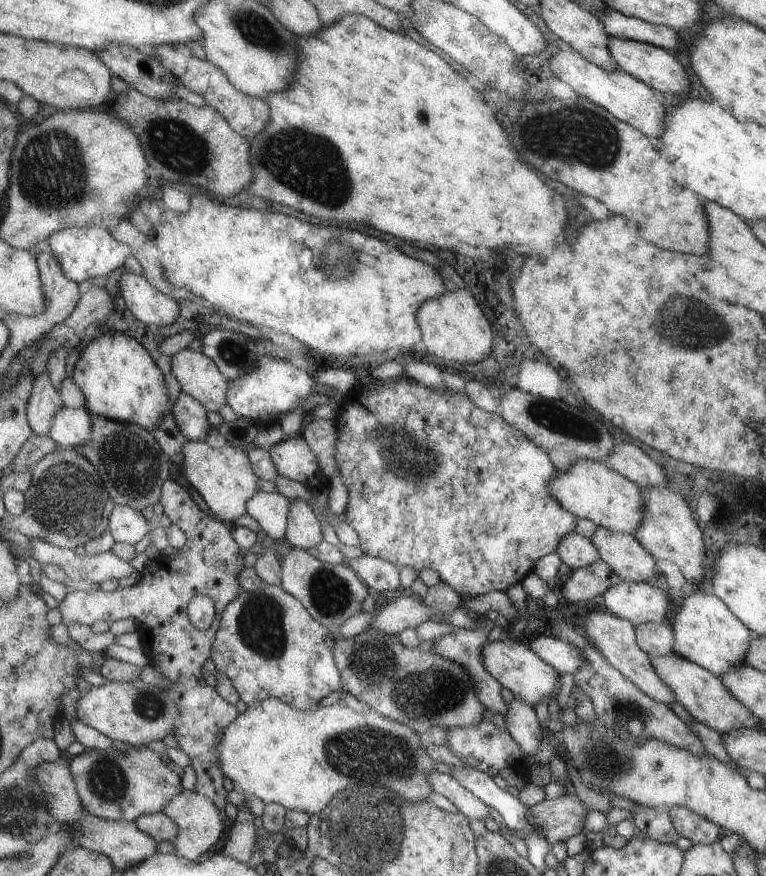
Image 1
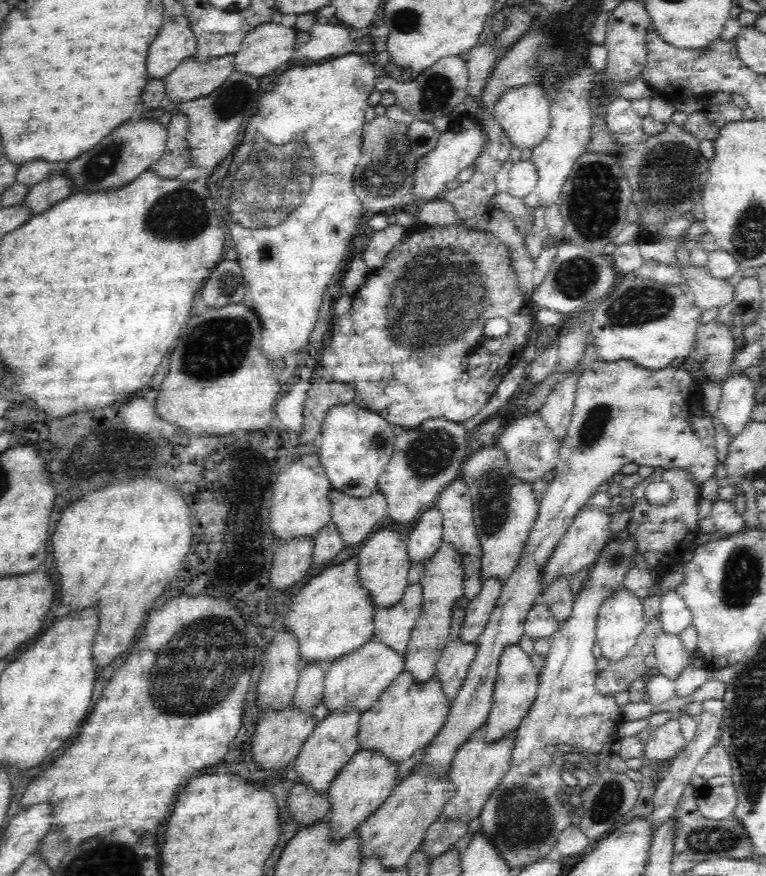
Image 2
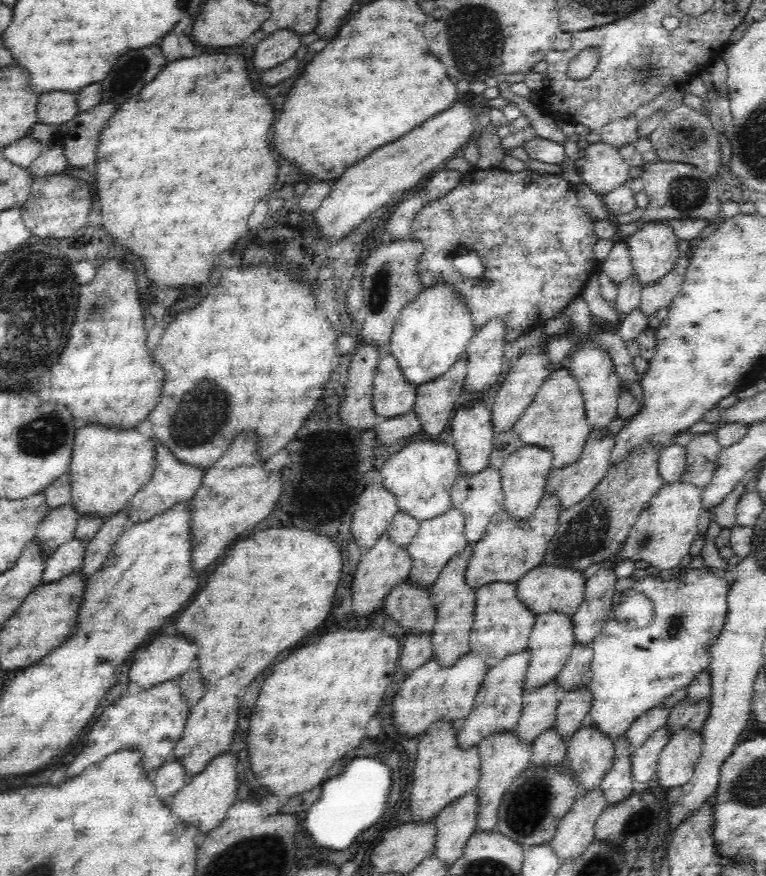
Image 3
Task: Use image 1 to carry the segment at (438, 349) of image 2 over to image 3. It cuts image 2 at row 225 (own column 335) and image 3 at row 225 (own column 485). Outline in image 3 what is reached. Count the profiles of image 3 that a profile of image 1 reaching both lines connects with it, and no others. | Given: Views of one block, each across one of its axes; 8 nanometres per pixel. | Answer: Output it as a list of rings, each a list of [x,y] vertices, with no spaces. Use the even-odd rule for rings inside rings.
[[[474,167],[474,169],[469,172],[463,173],[462,178],[454,189],[450,190],[444,196],[427,203],[426,206],[418,212],[411,224],[408,236],[414,240],[422,241],[426,247],[424,254],[417,263],[417,272],[419,272],[419,280],[422,281],[423,288],[429,288],[429,286],[436,285],[436,283],[440,282],[444,282],[446,285],[454,288],[457,296],[463,300],[463,304],[466,304],[467,310],[469,310],[471,314],[471,320],[474,321],[474,329],[480,329],[481,326],[489,320],[501,318],[505,330],[503,340],[505,340],[507,344],[520,336],[526,329],[532,329],[536,326],[542,328],[545,320],[558,314],[562,309],[566,308],[572,298],[581,294],[588,279],[596,270],[597,259],[592,250],[594,250],[594,244],[596,244],[599,238],[596,237],[594,233],[595,220],[593,220],[588,213],[584,212],[584,208],[580,205],[580,200],[576,192],[576,187],[568,180],[565,180],[561,174],[541,173],[540,171],[532,169],[510,172],[501,168],[478,169]],[[470,232],[482,232],[482,234],[490,234],[490,236],[464,236],[464,234],[470,234]],[[468,252],[476,252],[476,254],[480,256],[483,266],[480,279],[472,279],[460,273],[456,265],[454,265],[454,260],[456,260],[458,256],[468,254]]]

